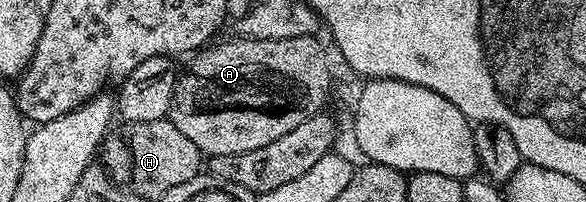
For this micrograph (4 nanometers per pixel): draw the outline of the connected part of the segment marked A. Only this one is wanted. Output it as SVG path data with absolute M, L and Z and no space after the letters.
M232 36L229 42L217 41L201 49L191 59L192 71L176 79L170 121L182 136L194 140L204 156L254 152L254 148L294 132L302 120L310 120L310 116L325 109L324 101L332 90L332 70L318 39L294 36L290 40L254 40Z

